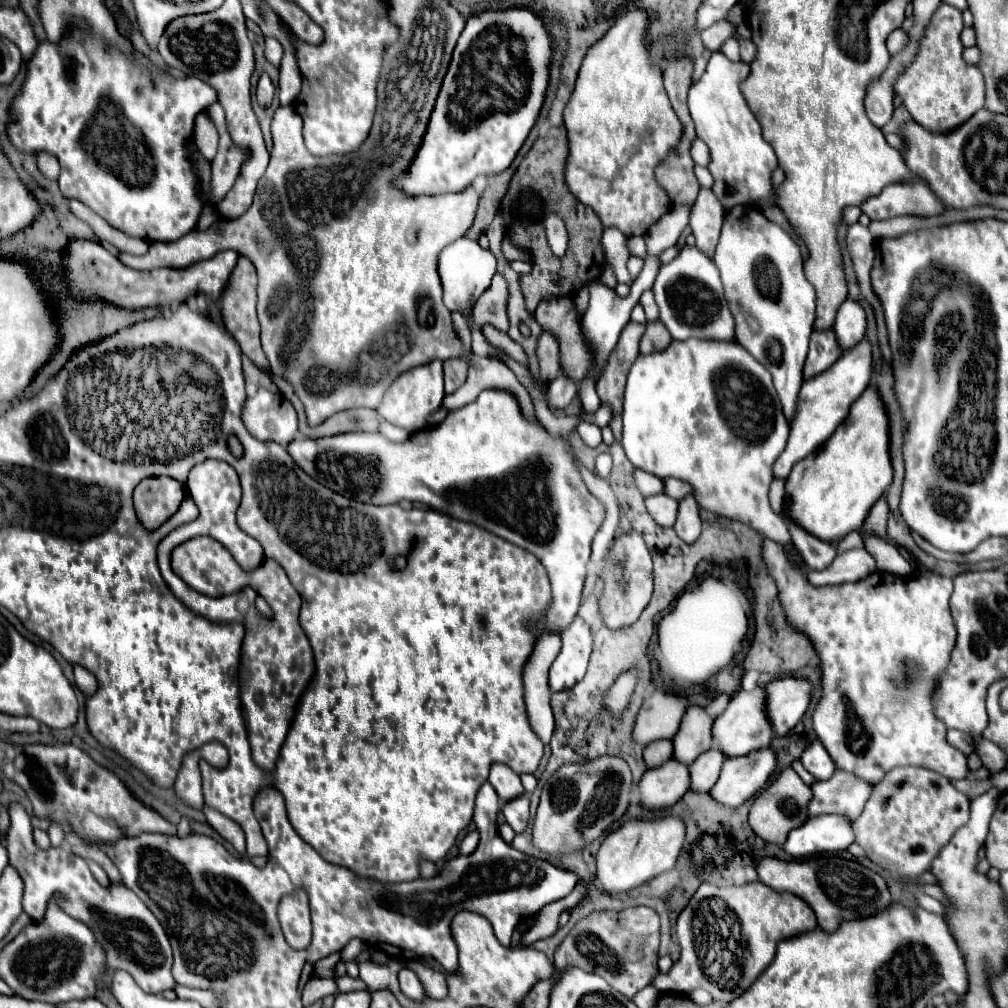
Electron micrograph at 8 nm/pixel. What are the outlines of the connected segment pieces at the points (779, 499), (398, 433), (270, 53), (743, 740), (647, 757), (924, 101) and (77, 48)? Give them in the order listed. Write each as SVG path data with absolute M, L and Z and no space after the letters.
M774 480L770 486L770 506L774 512L782 512L784 504L784 482L786 480Z
M384 420L380 422L378 432L380 432L382 436L386 436L388 440L392 440L392 442L402 442L402 440L408 438L408 432L406 432L404 428L398 428L398 426L394 426L394 424L390 424L390 422L384 422Z
M266 38L266 58L274 64L274 66L278 66L280 64L280 60L282 60L282 44L278 42L278 40L274 40L274 38Z
M754 688L752 692L740 690L732 696L728 708L714 720L714 742L720 742L720 750L726 756L746 756L758 748L770 746L774 730L766 710L766 692L764 688Z
M656 740L656 742L652 742L652 744L646 746L646 750L644 750L644 762L646 762L648 768L658 768L666 760L670 760L672 754L674 754L672 740Z
M942 4L940 10L932 16L914 64L896 80L894 90L902 98L906 110L916 124L932 134L946 134L950 130L956 130L984 106L982 74L976 66L968 66L962 60L962 28L962 12L950 4Z
M76 18L66 34L60 38L58 44L54 42L40 42L36 52L32 54L30 62L28 62L28 72L26 72L26 80L20 88L20 92L14 96L12 104L10 104L10 122L6 124L6 134L8 140L14 144L14 148L22 154L38 154L38 152L48 152L52 156L58 158L60 162L60 190L66 198L76 198L82 204L86 204L88 208L92 208L98 216L102 216L112 228L134 236L134 238L142 238L146 242L176 242L178 238L182 238L184 234L188 234L192 228L196 228L200 212L204 208L204 202L198 198L198 178L194 174L192 168L192 160L190 160L190 152L188 152L188 140L192 138L192 128L194 128L194 118L206 110L208 106L212 106L214 102L218 102L218 92L208 86L206 82L198 80L196 76L188 76L188 78L174 78L168 72L160 70L152 60L148 60L146 56L142 56L138 50L134 50L132 56L122 54L118 48L106 44L104 40L100 40L90 26Z

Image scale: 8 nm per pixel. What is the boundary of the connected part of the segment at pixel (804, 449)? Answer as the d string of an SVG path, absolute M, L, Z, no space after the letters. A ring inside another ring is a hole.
M864 338L854 348L844 352L842 360L838 360L834 368L828 368L826 372L804 382L798 402L798 416L790 426L790 438L786 450L780 454L780 458L774 464L774 478L788 478L796 462L804 460L808 454L818 450L832 436L832 432L846 420L854 400L858 400L858 396L870 384L870 374L872 374L872 346Z

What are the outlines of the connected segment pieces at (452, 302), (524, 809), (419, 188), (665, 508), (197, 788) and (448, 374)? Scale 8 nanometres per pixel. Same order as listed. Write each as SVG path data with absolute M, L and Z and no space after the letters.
M464 236L442 250L438 270L440 270L440 280L444 286L446 308L450 312L460 312L462 316L468 316L470 308L480 298L480 294L490 288L492 276L496 272L496 258L490 250L484 250L476 240L470 240Z
M520 796L518 800L510 800L510 804L502 806L506 822L512 826L516 834L522 834L528 826L528 798Z
M520 6L520 8L508 8L508 10L484 10L480 14L474 14L468 18L466 22L466 28L456 44L456 50L454 50L454 56L452 56L452 62L450 62L450 68L444 76L444 82L442 82L442 90L438 94L438 100L436 100L436 106L434 106L434 116L430 118L430 124L428 124L428 130L426 130L426 136L424 136L424 144L420 146L414 162L412 162L412 168L408 168L406 174L402 174L400 178L394 180L394 186L396 188L402 188L406 194L412 194L412 196L420 196L420 194L446 194L446 192L462 192L468 184L472 184L472 180L476 176L482 176L482 174L498 174L498 172L504 172L516 158L518 150L522 148L522 144L526 142L532 126L536 124L536 118L540 114L540 108L544 104L544 98L546 98L546 90L548 90L548 80L550 80L550 64L552 64L552 36L548 34L548 30L544 28L544 22L526 6Z
M662 494L662 496L650 496L646 498L646 508L654 516L654 520L662 526L674 526L676 512L678 512L678 500Z
M190 752L182 760L182 770L178 772L178 784L174 786L176 794L190 806L202 808L202 778L198 770L198 752Z
M448 360L444 362L444 382L446 382L446 394L456 392L466 380L466 362L462 360Z

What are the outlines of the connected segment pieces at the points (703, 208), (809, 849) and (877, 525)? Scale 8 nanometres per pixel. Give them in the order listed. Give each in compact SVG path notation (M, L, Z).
M702 188L694 202L694 212L690 214L690 228L692 234L696 236L696 248L708 258L714 256L722 220L724 208L720 206L718 198L714 196L712 190Z
M822 814L808 818L802 828L790 832L784 850L794 858L804 858L816 852L840 852L854 842L850 820L840 814Z
M882 496L882 498L874 504L874 508L870 510L870 514L868 514L868 518L866 518L862 530L864 530L864 532L878 534L878 536L882 536L882 538L888 540L888 536L886 536L886 520L888 520L888 512L890 512L890 510L888 510L886 496Z

